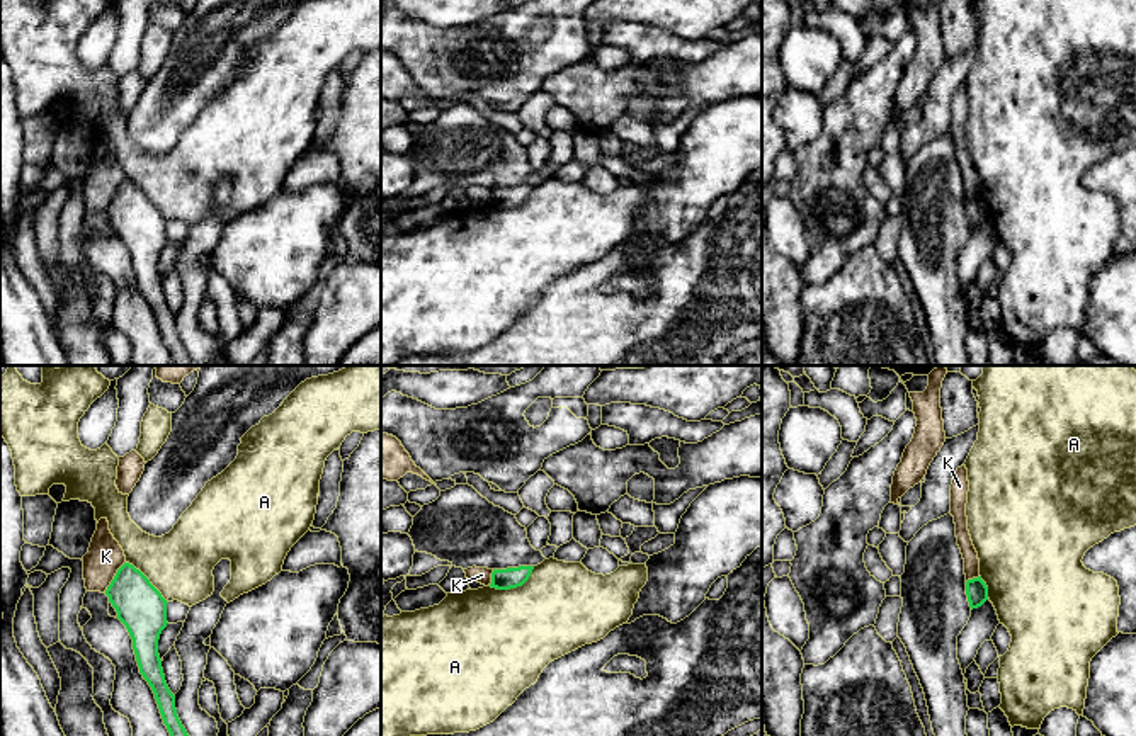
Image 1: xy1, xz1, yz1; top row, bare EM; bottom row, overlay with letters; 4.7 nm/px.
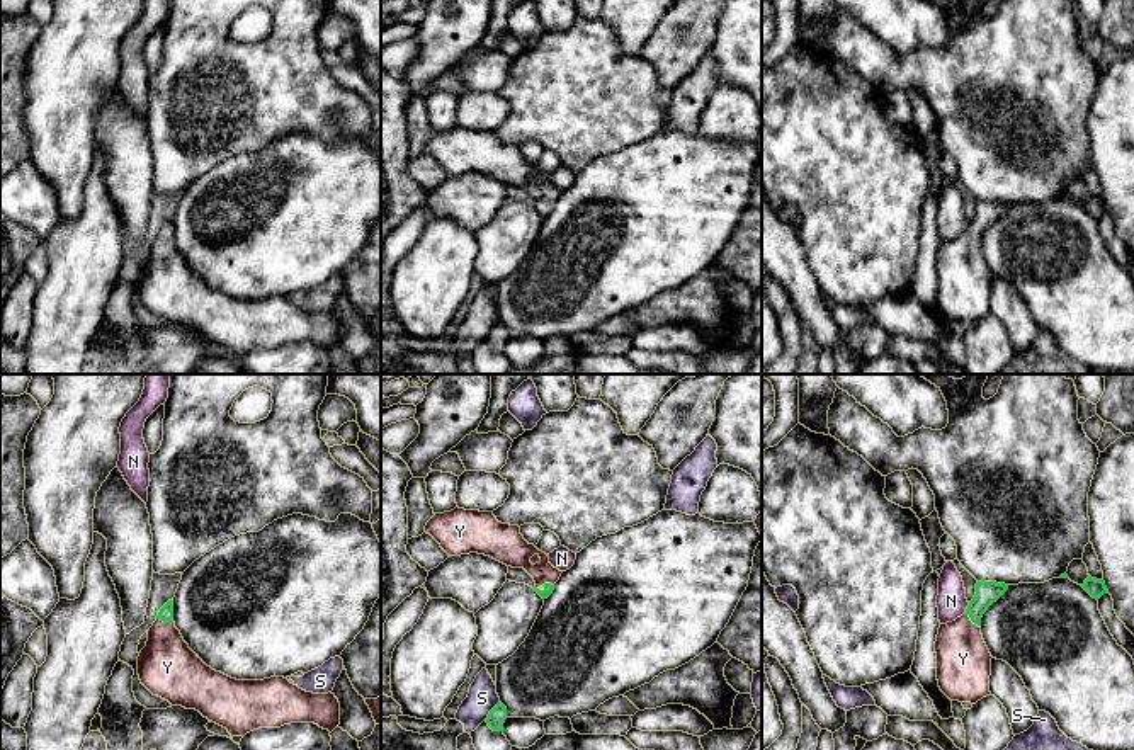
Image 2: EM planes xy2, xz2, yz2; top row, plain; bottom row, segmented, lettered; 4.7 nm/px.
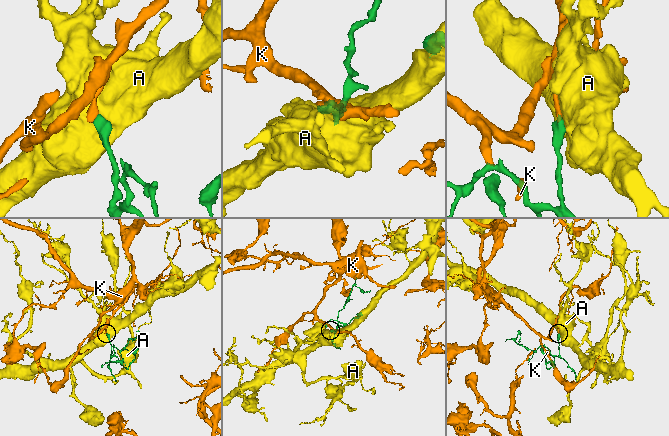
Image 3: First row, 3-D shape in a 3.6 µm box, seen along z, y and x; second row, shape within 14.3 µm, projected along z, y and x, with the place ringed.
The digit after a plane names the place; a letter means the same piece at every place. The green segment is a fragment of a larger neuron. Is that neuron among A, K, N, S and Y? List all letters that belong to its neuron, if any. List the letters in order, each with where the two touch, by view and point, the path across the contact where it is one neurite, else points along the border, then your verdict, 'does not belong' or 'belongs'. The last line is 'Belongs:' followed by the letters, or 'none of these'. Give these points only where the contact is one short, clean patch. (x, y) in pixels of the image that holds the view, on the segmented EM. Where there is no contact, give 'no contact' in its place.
A: xz1 (514, 587) | along xz1 (534, 566), (521, 585), (509, 588), (490, 587) | does not belong
K: xy1 (114, 577) | along xy1 (124, 561), (104, 592) | does not belong
N: yz2 (968, 607) | along yz2 (969, 602), (964, 613) | does not belong
S: xz2 (490, 711) | along xz2 (498, 701), (485, 720) | does not belong
Y: xz2 (543, 585) | across xz2 (548, 589), (543, 585), (507, 546) | belongs
Belongs: Y

